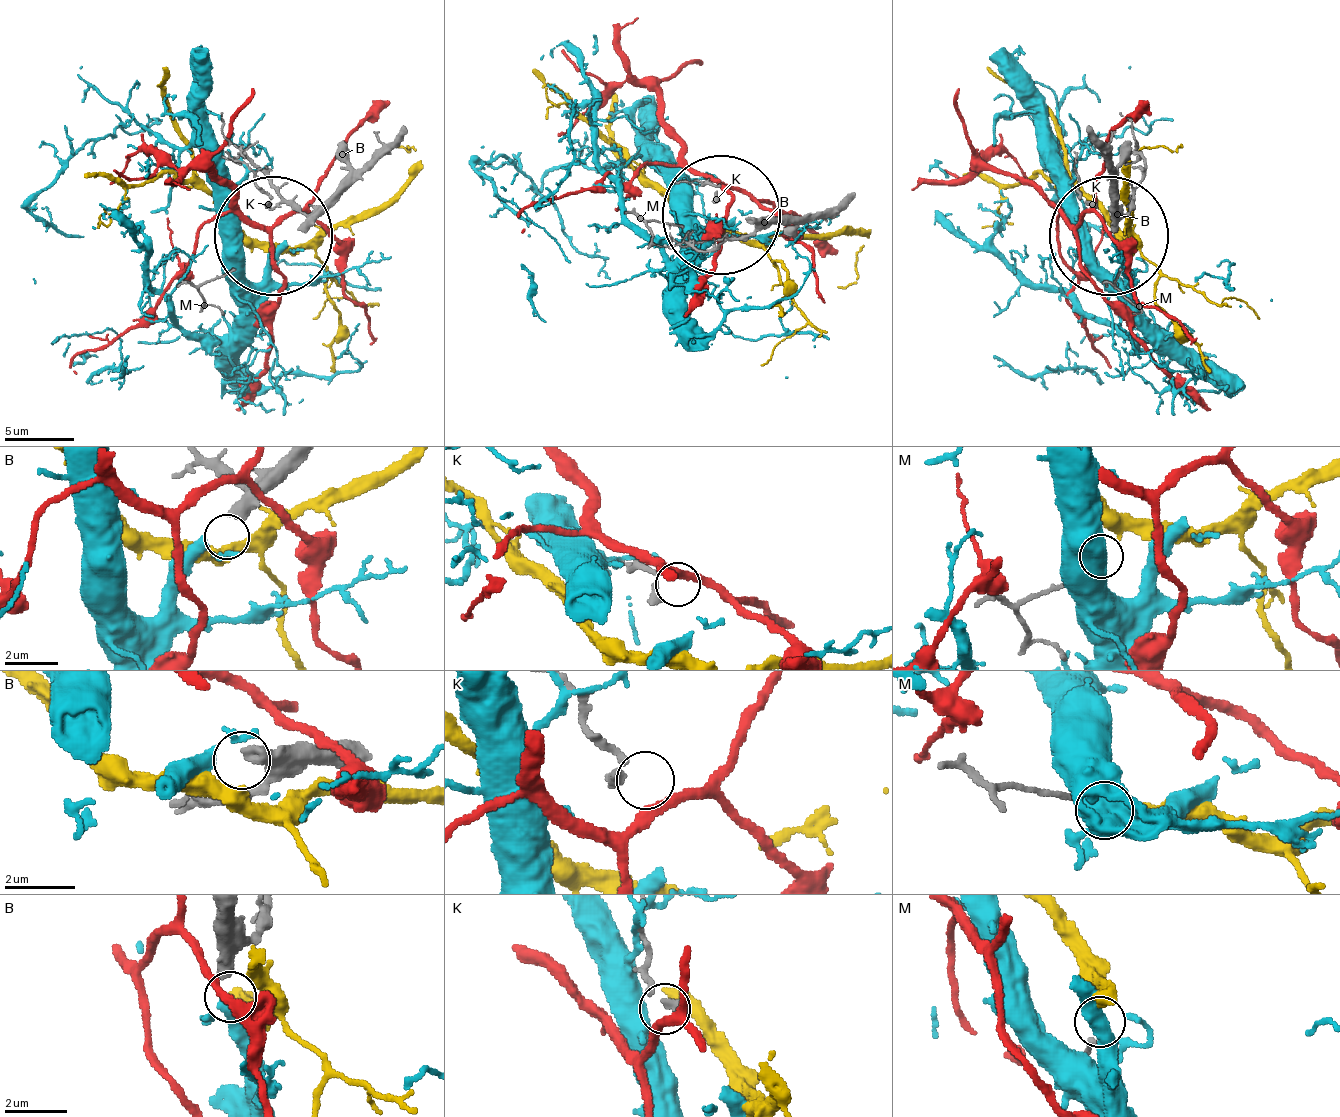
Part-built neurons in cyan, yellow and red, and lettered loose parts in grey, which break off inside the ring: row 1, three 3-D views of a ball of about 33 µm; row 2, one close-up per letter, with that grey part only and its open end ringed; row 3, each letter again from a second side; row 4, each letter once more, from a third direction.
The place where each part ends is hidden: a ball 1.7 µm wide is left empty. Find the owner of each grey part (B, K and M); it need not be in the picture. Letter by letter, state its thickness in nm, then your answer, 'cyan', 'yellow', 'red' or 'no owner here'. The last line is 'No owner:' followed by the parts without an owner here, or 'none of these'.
B: calibre 480 nm; cyan
K: calibre 360 nm; no owner here
M: calibre 170 nm; yellow
No owner: K

